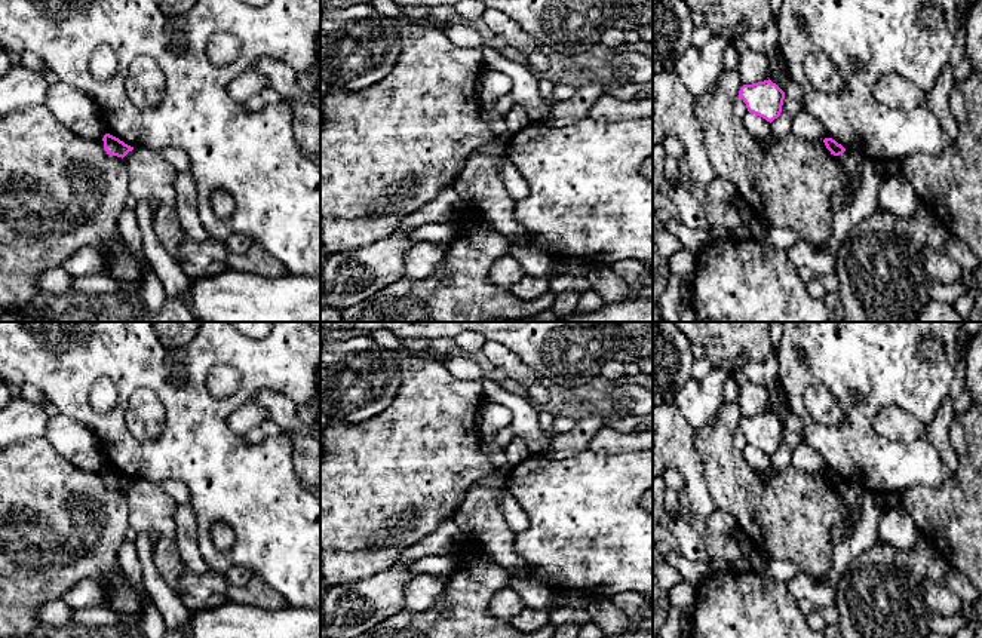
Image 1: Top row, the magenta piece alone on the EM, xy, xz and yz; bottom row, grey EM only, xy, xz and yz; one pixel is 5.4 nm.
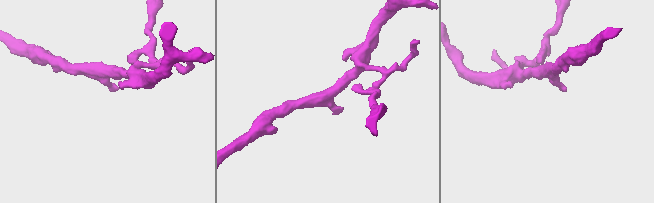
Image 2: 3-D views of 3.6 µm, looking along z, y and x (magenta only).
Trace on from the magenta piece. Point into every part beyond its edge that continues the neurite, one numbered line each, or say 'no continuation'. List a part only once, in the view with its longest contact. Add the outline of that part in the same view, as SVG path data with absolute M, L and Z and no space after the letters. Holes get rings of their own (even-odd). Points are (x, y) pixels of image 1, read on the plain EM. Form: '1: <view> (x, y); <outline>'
no continuation

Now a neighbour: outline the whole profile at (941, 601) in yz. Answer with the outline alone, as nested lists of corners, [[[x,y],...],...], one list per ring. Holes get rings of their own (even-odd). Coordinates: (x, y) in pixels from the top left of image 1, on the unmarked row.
[[[924,580],[921,583],[921,591],[929,608],[940,616],[952,616],[961,611],[961,601],[951,591],[943,586]]]

